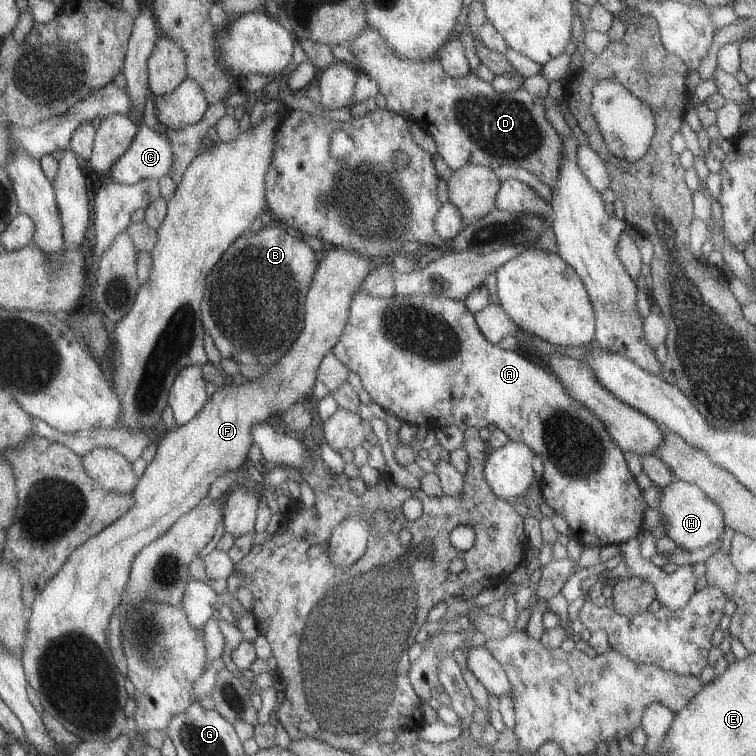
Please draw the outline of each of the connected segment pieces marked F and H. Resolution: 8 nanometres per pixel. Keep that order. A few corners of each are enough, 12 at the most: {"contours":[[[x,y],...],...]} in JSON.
{"contours":[[[326,246],[302,332],[171,430],[133,508],[35,599],[21,654],[82,741],[125,732],[107,629],[135,558],[312,394],[377,264]],[[695,485],[658,490],[665,536],[691,553],[721,539],[721,512]]]}

